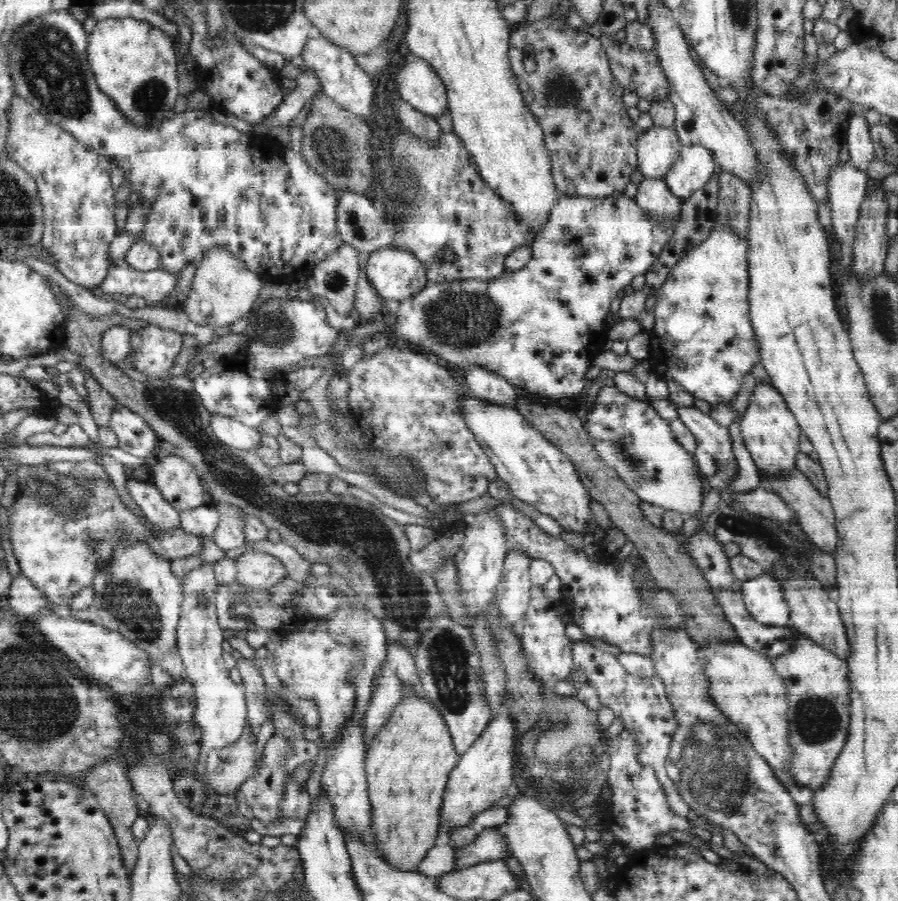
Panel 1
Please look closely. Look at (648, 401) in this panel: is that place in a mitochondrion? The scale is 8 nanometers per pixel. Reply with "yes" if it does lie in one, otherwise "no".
no

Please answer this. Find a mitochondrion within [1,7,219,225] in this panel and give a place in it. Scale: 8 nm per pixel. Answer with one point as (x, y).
(49, 65)

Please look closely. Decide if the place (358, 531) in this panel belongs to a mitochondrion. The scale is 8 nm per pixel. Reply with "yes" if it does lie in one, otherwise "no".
yes

